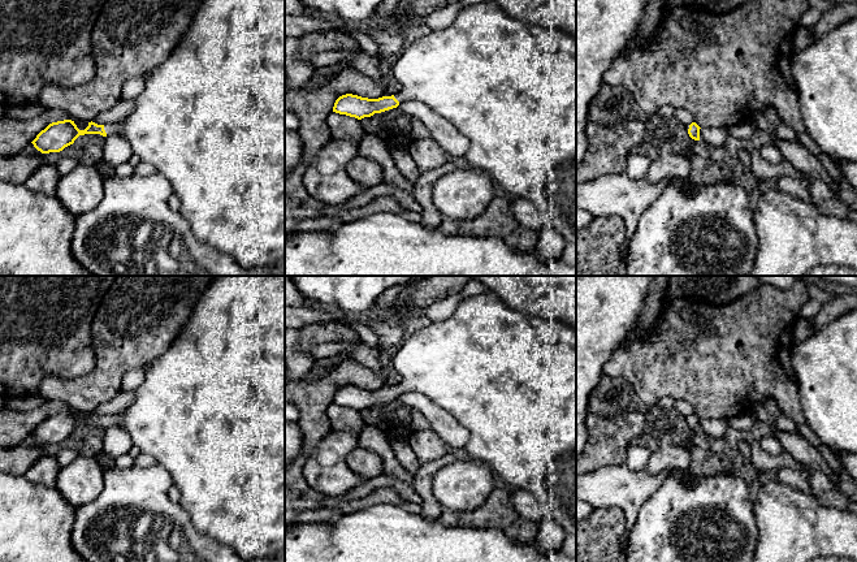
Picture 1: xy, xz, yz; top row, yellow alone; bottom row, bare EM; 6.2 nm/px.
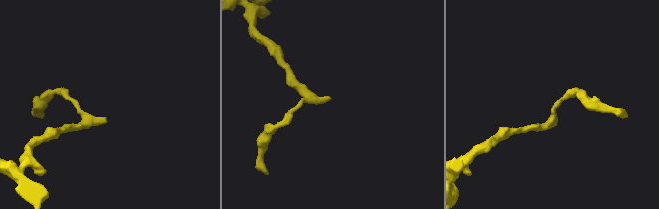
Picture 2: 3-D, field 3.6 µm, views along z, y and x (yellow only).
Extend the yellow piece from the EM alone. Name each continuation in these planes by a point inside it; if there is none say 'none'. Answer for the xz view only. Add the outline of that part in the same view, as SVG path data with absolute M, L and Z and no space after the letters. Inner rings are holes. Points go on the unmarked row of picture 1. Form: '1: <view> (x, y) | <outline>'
1: xz (510, 379) | M488 291L463 299L450 317L432 323L403 340L393 351L391 367L402 376L402 381L394 386L399 394L417 392L427 395L469 431L469 440L464 449L471 459L485 463L507 485L531 493L545 518L554 519L566 535L576 535L576 328L562 321L514 311L498 295Z

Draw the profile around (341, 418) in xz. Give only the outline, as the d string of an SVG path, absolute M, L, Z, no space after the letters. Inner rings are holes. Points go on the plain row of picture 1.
M332 403L328 407L326 415L332 432L352 431L359 436L362 429L367 425L360 411L346 406Z

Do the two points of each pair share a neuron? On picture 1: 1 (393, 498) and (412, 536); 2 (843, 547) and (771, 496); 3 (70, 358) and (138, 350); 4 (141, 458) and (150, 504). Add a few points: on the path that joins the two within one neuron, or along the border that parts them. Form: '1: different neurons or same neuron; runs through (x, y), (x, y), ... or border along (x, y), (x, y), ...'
1: different neurons; border along (366, 508), (394, 504), (418, 514)
2: same neuron; runs through (825, 531), (805, 530), (790, 514)
3: different neurons; border along (91, 325), (95, 366), (76, 379)
4: different neurons; border along (135, 463), (141, 466), (156, 465)

